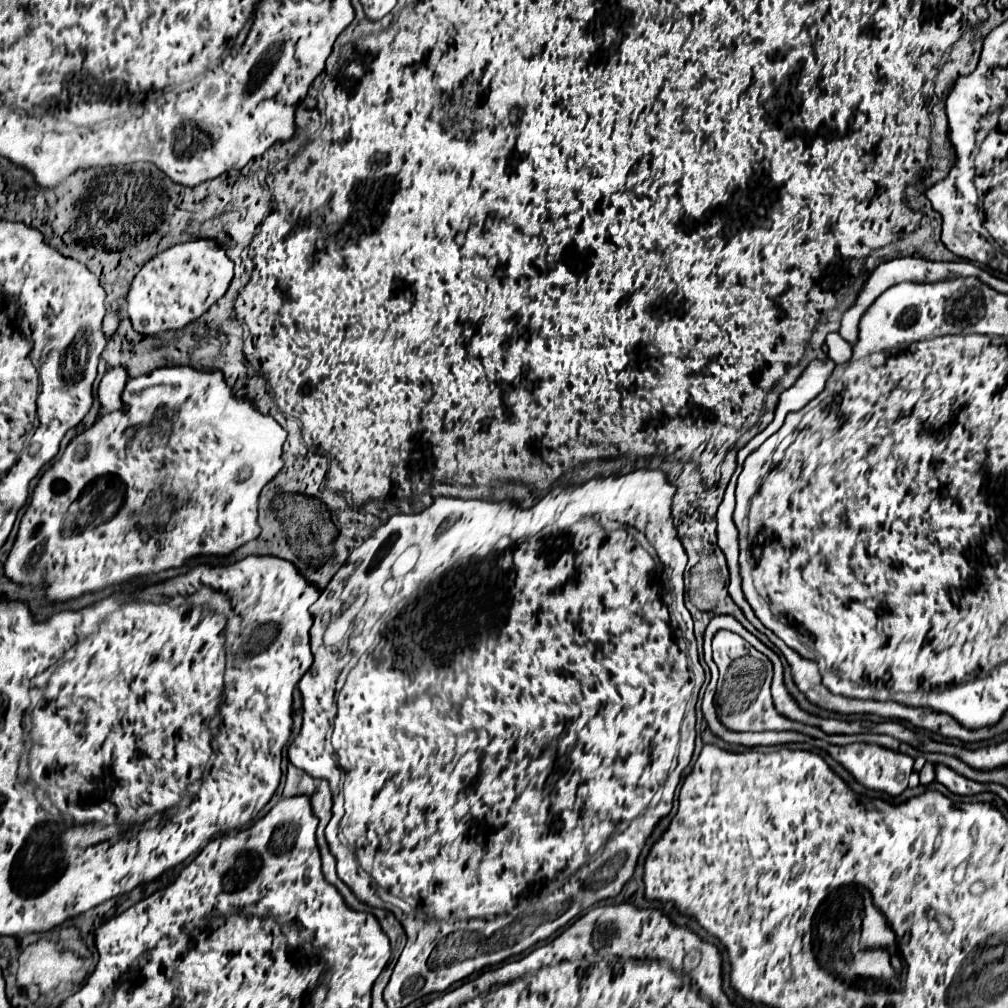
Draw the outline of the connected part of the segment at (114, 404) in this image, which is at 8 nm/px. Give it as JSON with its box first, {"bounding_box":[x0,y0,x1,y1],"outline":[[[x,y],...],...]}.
{"bounding_box":[99,366,129,416],"outline":[[[115,366],[115,368],[107,370],[107,374],[103,376],[103,380],[99,384],[101,416],[103,416],[103,412],[113,412],[113,410],[121,408],[121,392],[123,392],[127,380],[129,380],[129,376],[123,366]]]}

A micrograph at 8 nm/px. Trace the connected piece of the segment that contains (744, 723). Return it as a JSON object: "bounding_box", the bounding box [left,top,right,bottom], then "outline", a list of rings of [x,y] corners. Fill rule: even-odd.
{"bounding_box":[713,630,855,746],"outline":[[[725,630],[717,632],[717,636],[713,638],[713,660],[719,668],[715,708],[719,708],[717,716],[721,718],[721,724],[727,730],[733,730],[733,732],[763,732],[763,730],[781,732],[781,730],[791,730],[791,732],[807,734],[811,738],[821,738],[821,740],[834,745],[844,746],[855,743],[853,735],[827,735],[815,726],[791,722],[791,720],[783,718],[781,714],[777,714],[777,710],[773,708],[771,692],[769,692],[769,684],[771,684],[771,676],[773,676],[771,662],[761,652],[757,652],[753,646],[745,644],[741,636],[737,636],[733,632],[725,632]]]}

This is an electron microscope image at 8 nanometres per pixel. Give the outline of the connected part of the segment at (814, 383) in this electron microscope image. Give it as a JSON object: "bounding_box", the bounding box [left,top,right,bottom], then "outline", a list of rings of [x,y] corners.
{"bounding_box":[737,360,833,470],"outline":[[[813,360],[807,370],[803,372],[803,376],[795,382],[795,386],[791,386],[789,390],[783,392],[783,396],[779,396],[779,402],[777,402],[777,414],[773,418],[773,422],[763,430],[759,432],[759,436],[755,436],[753,440],[749,440],[739,452],[737,452],[737,468],[741,470],[743,466],[743,460],[747,458],[749,452],[753,452],[755,448],[759,448],[771,434],[775,434],[783,422],[785,422],[785,416],[789,412],[797,412],[801,410],[809,400],[813,400],[823,388],[825,388],[825,382],[827,378],[831,376],[833,372],[833,360]]]}

